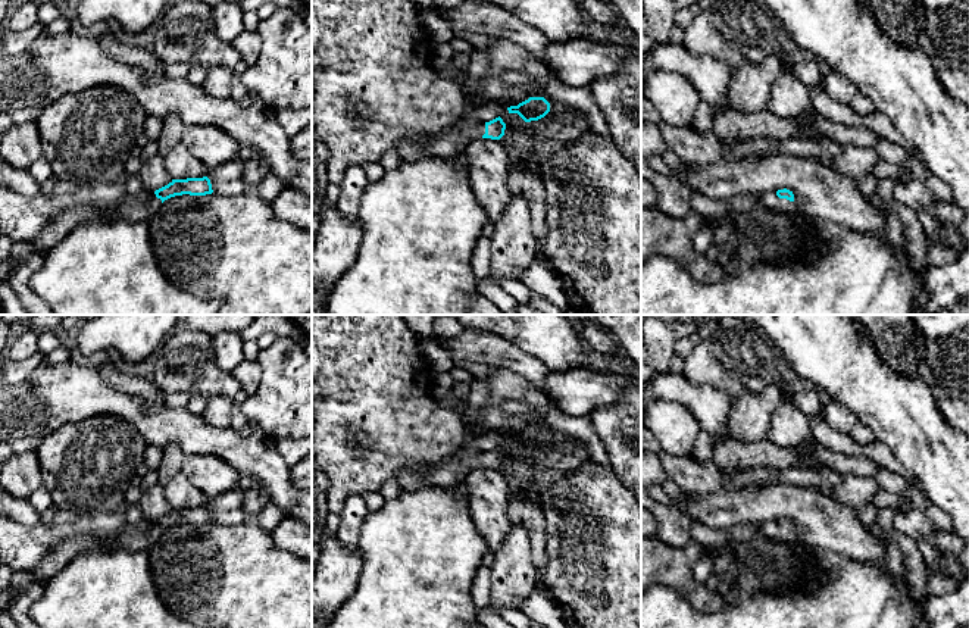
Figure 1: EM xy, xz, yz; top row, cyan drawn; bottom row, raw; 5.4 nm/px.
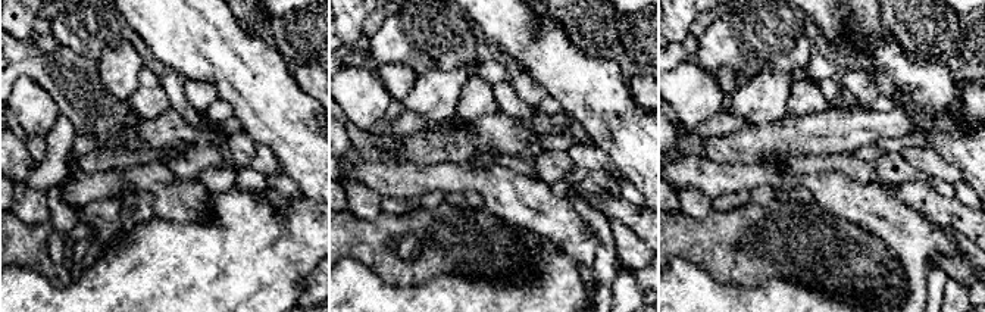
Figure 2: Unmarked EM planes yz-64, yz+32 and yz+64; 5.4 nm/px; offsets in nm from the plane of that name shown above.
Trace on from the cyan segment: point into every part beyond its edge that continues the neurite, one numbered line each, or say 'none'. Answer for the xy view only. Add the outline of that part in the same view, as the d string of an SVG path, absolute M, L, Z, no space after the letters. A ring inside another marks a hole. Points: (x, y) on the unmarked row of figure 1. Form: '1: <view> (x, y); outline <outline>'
1: xy (140, 537); outline M143 519L141 522L128 524L118 535L119 547L132 552L147 552L157 540L157 527L153 521Z

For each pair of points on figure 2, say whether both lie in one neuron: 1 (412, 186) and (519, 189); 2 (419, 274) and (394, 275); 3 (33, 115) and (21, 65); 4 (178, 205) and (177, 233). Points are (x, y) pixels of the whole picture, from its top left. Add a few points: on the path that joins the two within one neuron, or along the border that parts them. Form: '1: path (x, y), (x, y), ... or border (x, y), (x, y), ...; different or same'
1: path (438, 178), (478, 178), (493, 183); same
2: path (413, 274), (400, 274); same
3: border (15, 81), (30, 77), (52, 97); different
4: border (209, 209), (188, 221), (155, 214); different

